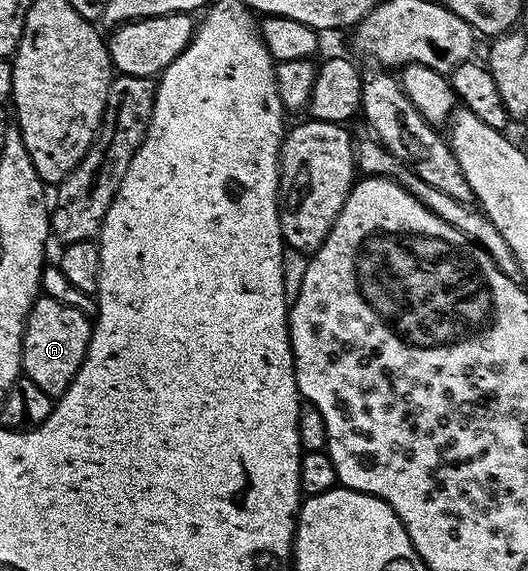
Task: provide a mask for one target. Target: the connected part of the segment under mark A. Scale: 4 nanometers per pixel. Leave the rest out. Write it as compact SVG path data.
M43 295L37 297L28 316L28 322L24 324L23 376L38 383L38 387L42 387L42 391L46 391L46 395L50 395L53 399L59 399L72 386L72 381L76 378L80 364L84 362L88 344L92 338L92 327L93 322L86 315L82 315L82 311L78 311L74 307L66 307L66 303L58 303L58 299L50 299Z

